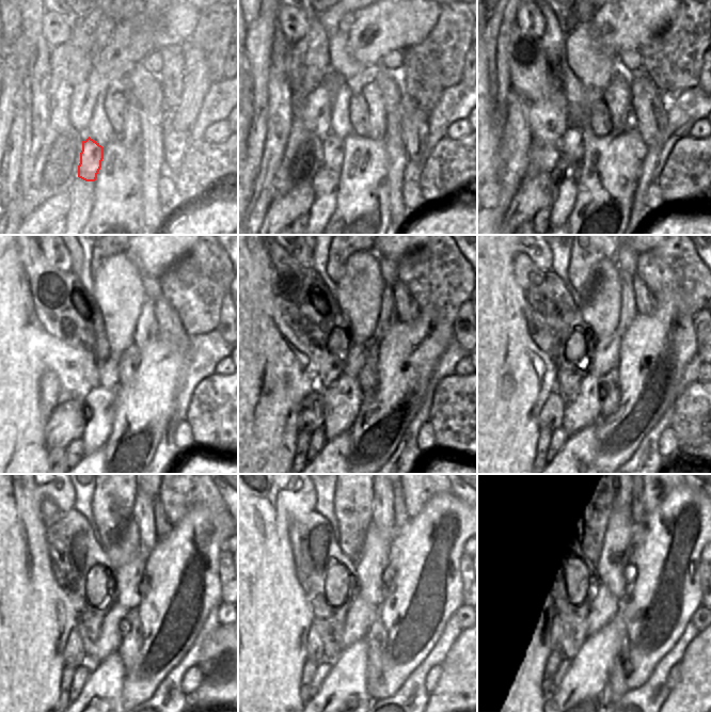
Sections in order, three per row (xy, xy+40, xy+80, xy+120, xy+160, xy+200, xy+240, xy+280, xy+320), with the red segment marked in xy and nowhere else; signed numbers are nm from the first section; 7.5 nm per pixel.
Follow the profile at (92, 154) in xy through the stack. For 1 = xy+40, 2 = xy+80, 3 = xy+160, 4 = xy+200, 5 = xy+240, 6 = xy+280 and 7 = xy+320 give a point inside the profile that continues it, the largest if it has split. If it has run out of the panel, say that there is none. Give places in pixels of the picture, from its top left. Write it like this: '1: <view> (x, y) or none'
1: xy+40 (332, 146)
2: xy+80 (571, 145)
3: xy+160 (357, 356)
4: xy+200 (607, 350)
5: xy+240 (129, 576)
6: xy+280 (375, 575)
7: xy+320 (614, 569)

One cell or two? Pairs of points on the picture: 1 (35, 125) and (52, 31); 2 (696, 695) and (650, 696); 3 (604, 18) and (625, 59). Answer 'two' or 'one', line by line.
1: two
2: two
3: two

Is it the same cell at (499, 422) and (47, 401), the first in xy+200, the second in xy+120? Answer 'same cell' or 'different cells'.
different cells

